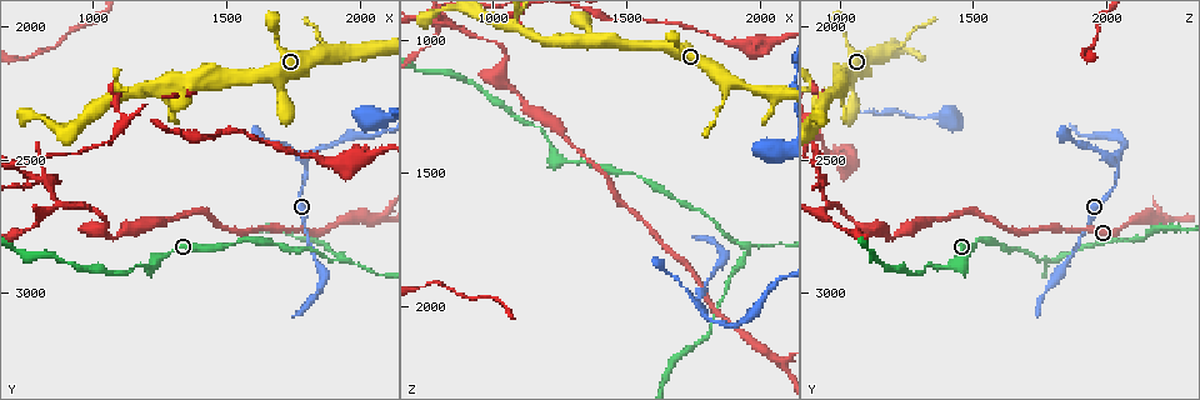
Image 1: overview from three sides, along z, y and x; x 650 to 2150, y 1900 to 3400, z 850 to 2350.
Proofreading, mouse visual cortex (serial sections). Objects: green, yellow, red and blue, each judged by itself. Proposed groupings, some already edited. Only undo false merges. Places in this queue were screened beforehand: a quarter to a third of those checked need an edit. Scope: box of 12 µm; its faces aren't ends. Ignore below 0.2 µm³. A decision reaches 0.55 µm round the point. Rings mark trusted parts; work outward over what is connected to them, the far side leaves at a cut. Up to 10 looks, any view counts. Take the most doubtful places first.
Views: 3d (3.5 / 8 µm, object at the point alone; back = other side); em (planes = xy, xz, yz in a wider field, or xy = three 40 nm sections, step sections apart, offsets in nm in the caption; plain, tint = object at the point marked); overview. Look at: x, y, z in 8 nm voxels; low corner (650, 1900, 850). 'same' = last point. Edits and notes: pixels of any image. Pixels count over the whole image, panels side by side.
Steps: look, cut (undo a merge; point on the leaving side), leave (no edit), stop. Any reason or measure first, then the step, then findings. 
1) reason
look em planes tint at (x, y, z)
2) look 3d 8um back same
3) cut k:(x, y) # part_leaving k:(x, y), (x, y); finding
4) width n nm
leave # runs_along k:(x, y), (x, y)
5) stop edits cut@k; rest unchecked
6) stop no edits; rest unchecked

sharp bend
look 3d 3.5um at (1810, 2480, 2060)

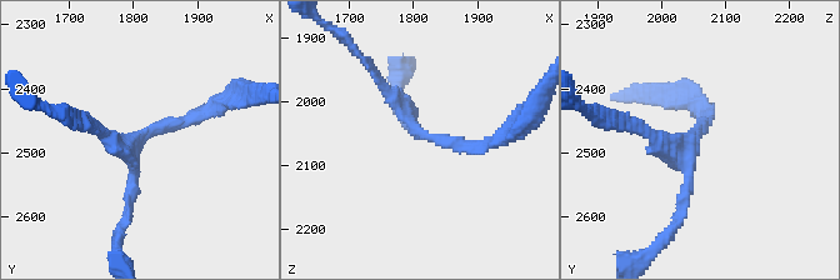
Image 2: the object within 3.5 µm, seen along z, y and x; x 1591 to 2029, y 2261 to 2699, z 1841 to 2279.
shape alone is not enough
look em xy step 1 tint at (1805, 2480, 2045)

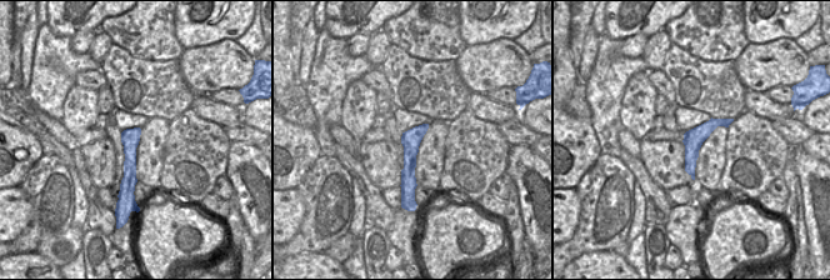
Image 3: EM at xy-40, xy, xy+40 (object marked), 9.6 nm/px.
leave # runs_along 2:(125, 220), (136, 139), (209, 111); continuous, no second cell

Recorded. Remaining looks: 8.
branch point
look 3d 3.5um at (1960, 2870, 1790)

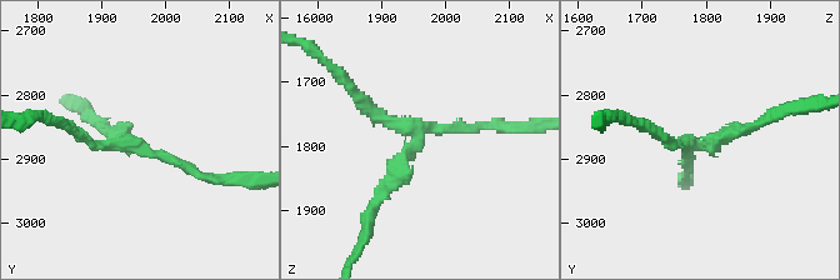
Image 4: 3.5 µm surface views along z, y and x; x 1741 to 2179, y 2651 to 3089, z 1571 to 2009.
arms 3; arm_widths 150, 150, 200 nm
look em xy step 5 tint at (1955, 2875, 1780)

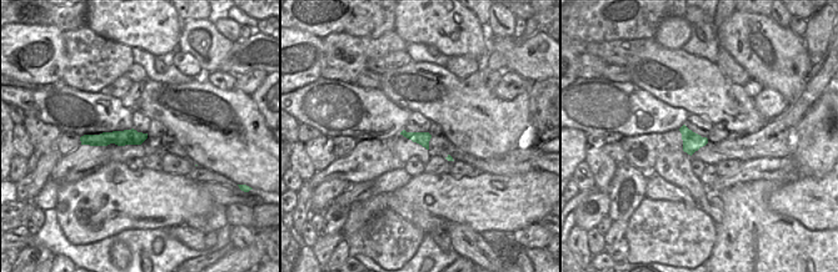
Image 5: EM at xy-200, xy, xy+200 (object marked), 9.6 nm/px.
cut 4:(398, 181) # part_leaving 4:(413, 148), (370, 211), (363, 240); two cells meet here

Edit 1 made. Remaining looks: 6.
look 3d 3.5um at (1090, 2270, 960)

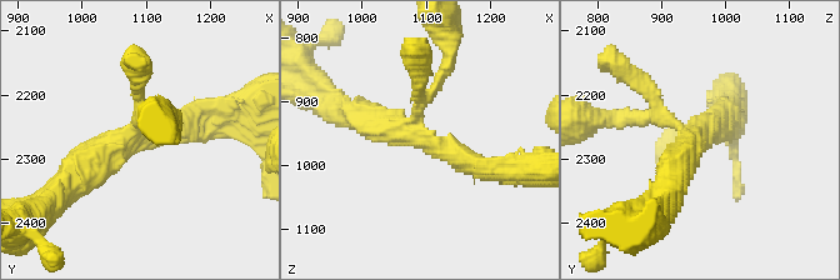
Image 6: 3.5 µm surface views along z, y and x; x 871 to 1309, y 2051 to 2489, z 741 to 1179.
arms 4; arm_widths 150, 200, 250, 400 nm
look em xy step 1 tint at (1085, 2265, 955)

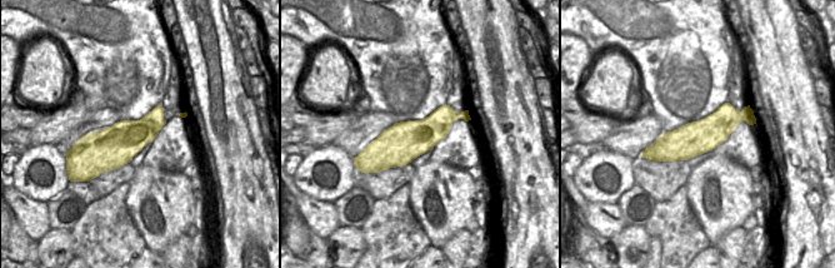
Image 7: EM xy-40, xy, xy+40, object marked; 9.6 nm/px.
leave # runs_along 6:(205, 111), (118, 143), (71, 181); one cell here

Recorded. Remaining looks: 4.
abrupt turn
look 3d 3.5um at (2070, 2730, 2210)

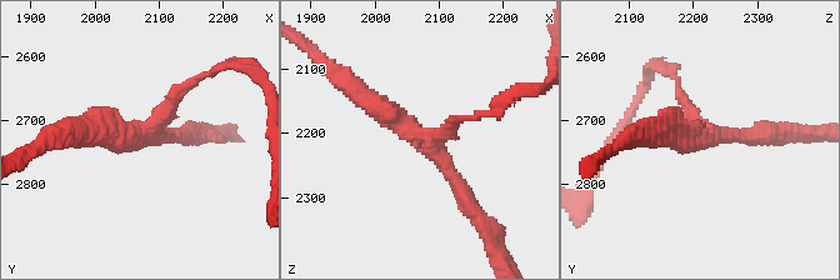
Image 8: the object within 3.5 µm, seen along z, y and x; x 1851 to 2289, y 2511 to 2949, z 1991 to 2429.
arms 3; arm_widths 150, 200, 300 nm; shape alone is not enough
look em planes tint at (2070, 2730, 2205)

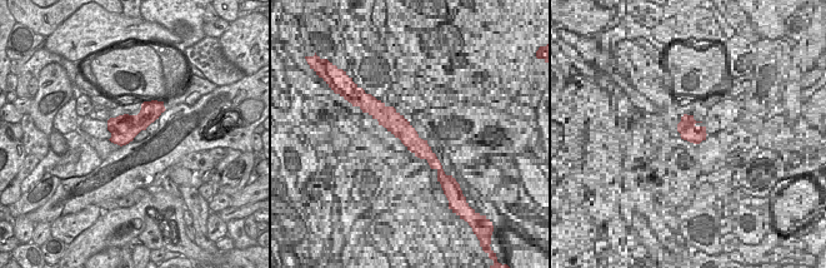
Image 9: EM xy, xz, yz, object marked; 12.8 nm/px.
look em xy step 5 tint same

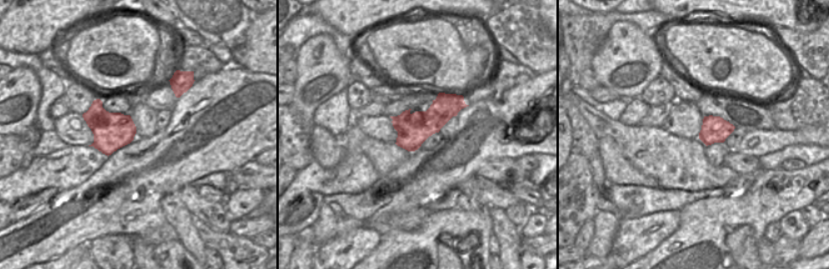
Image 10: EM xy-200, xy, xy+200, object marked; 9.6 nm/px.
leave # runs_along 8:(350, 84), (419, 138), (469, 201); one cell here

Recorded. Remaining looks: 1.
stop edits cut@4; rest unchecked

